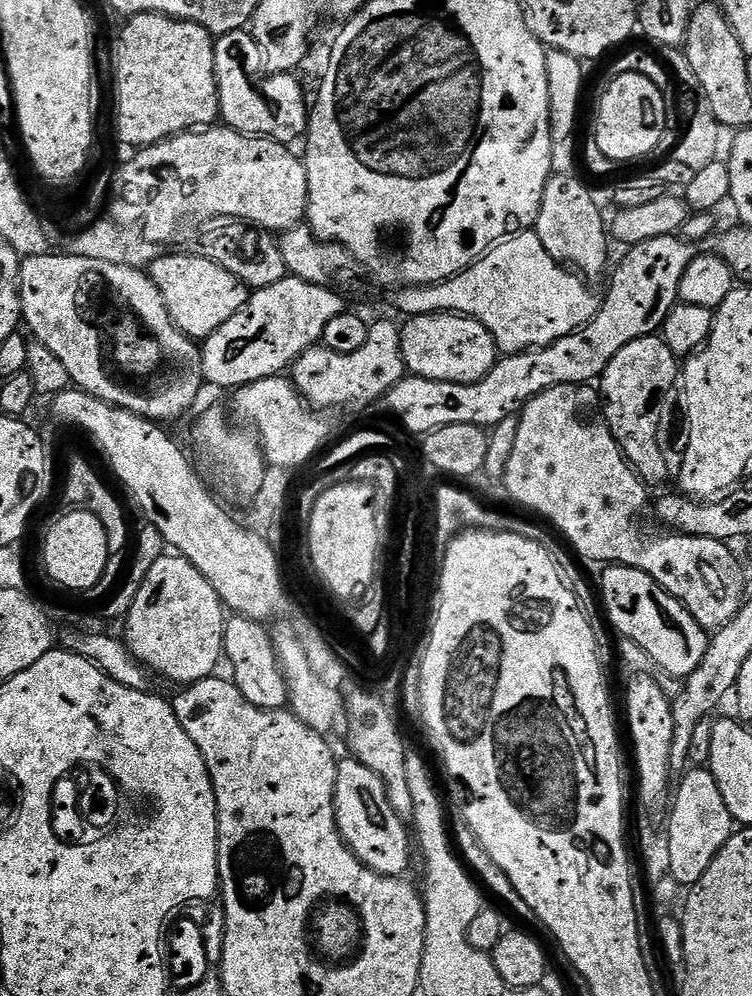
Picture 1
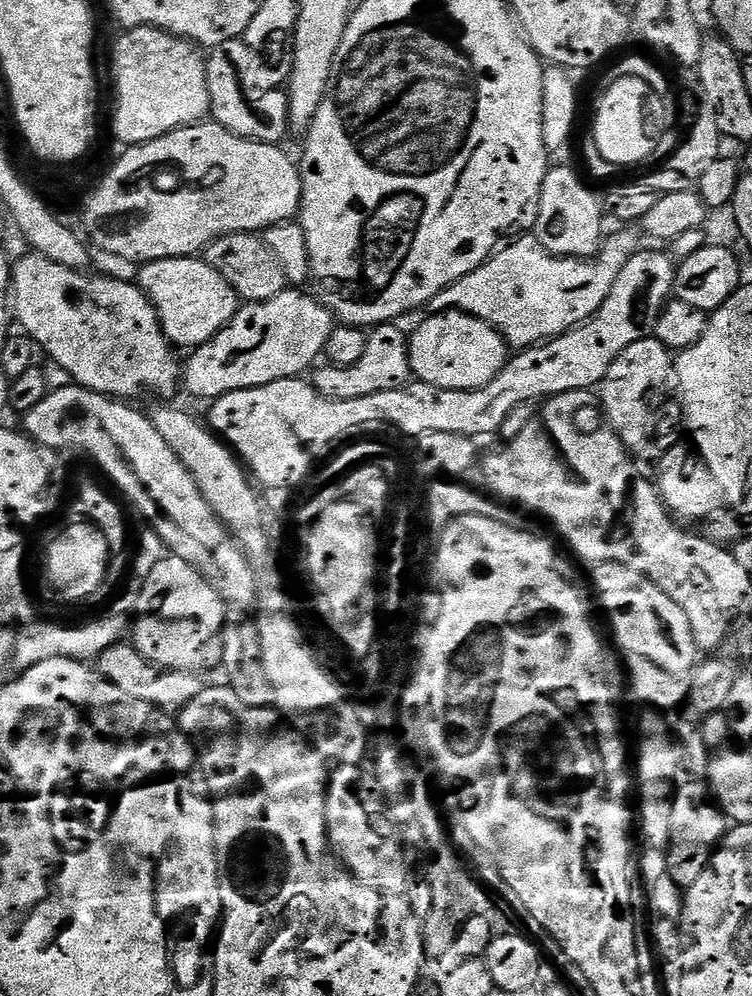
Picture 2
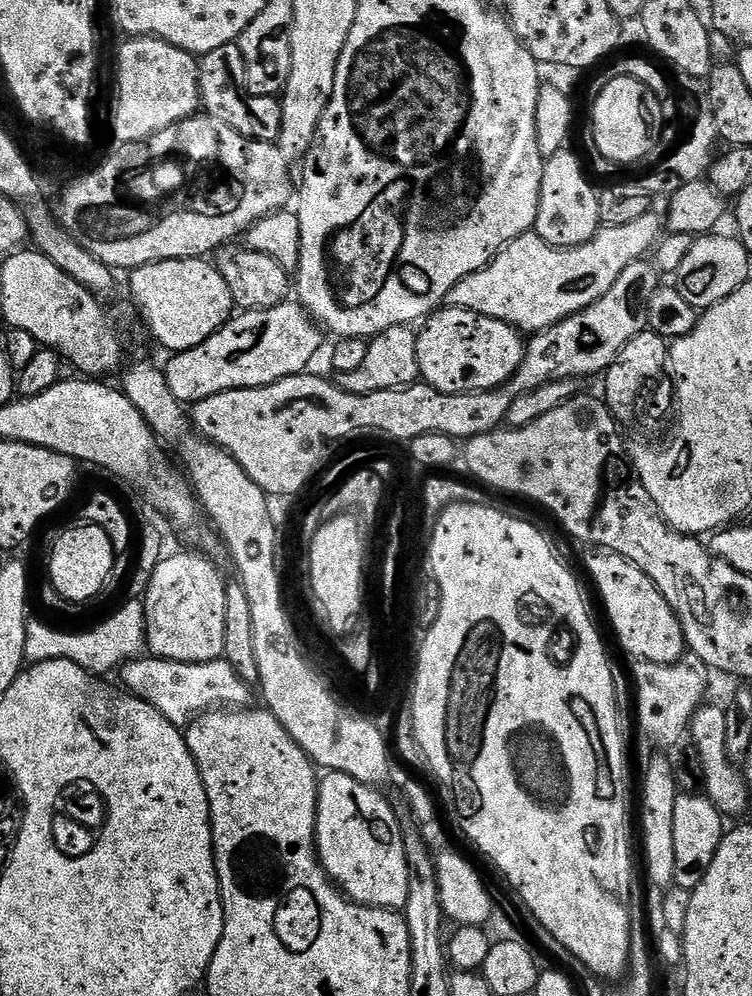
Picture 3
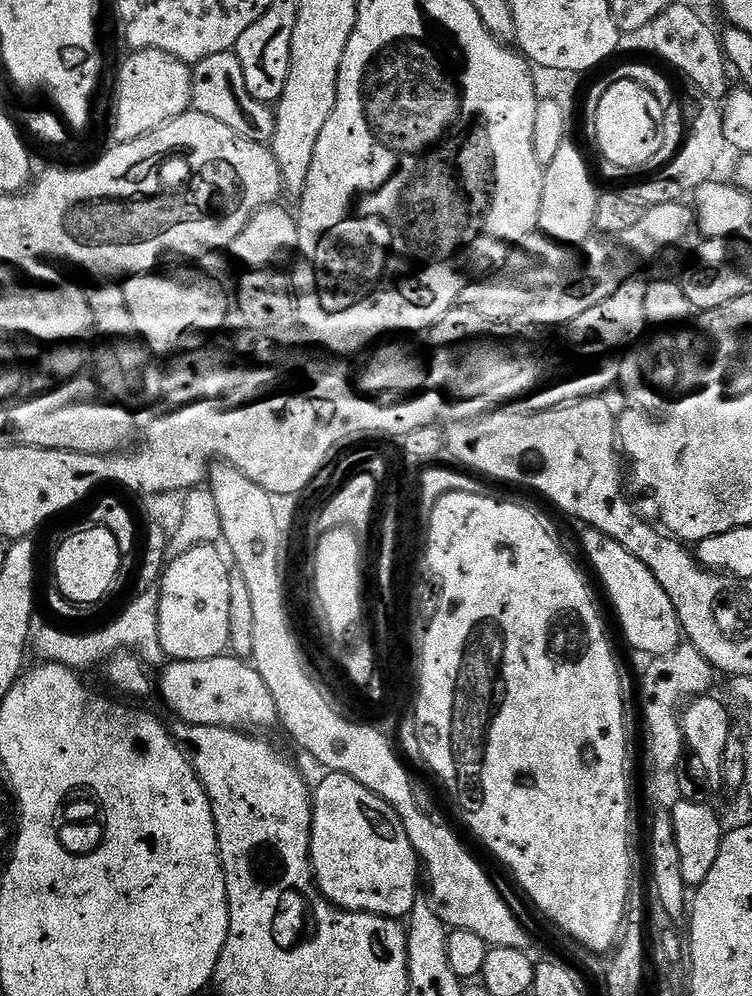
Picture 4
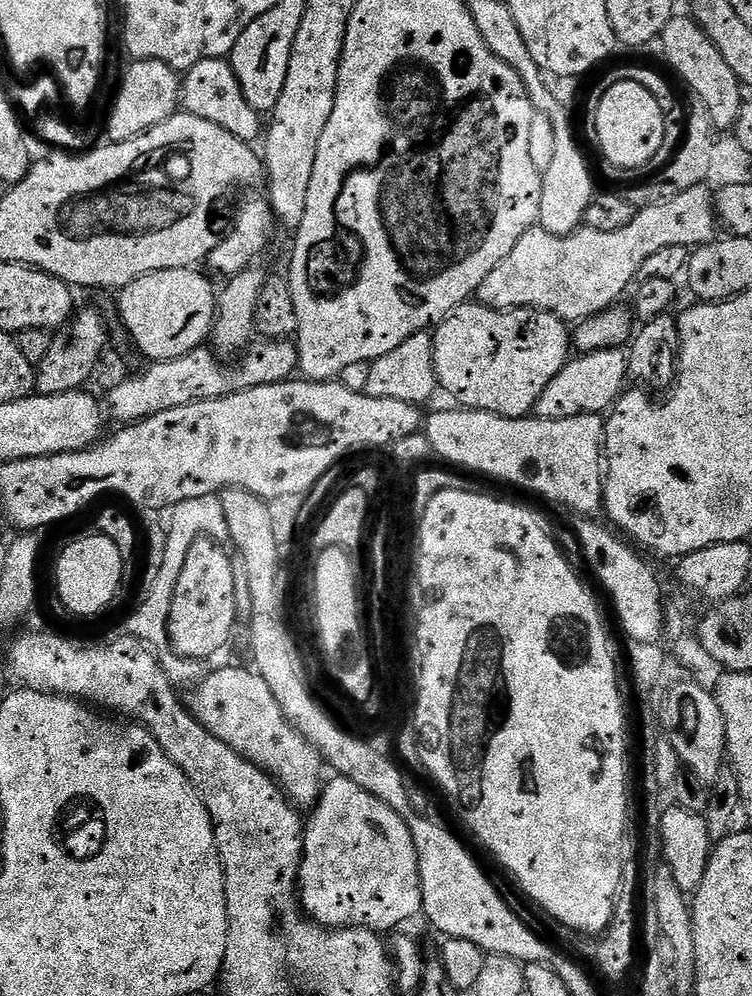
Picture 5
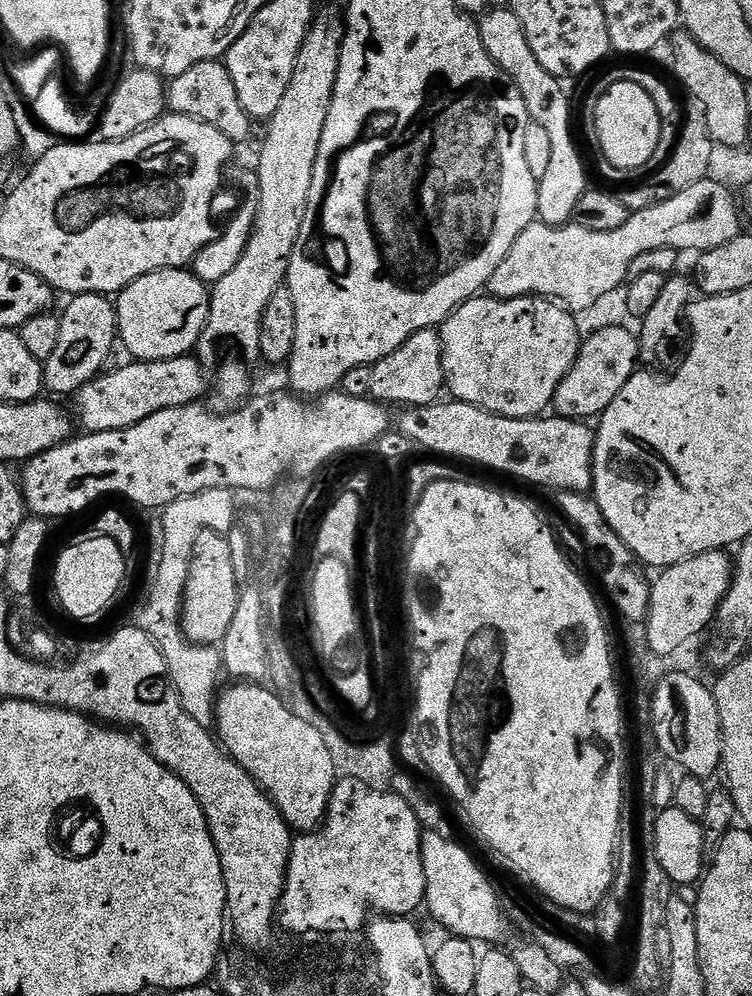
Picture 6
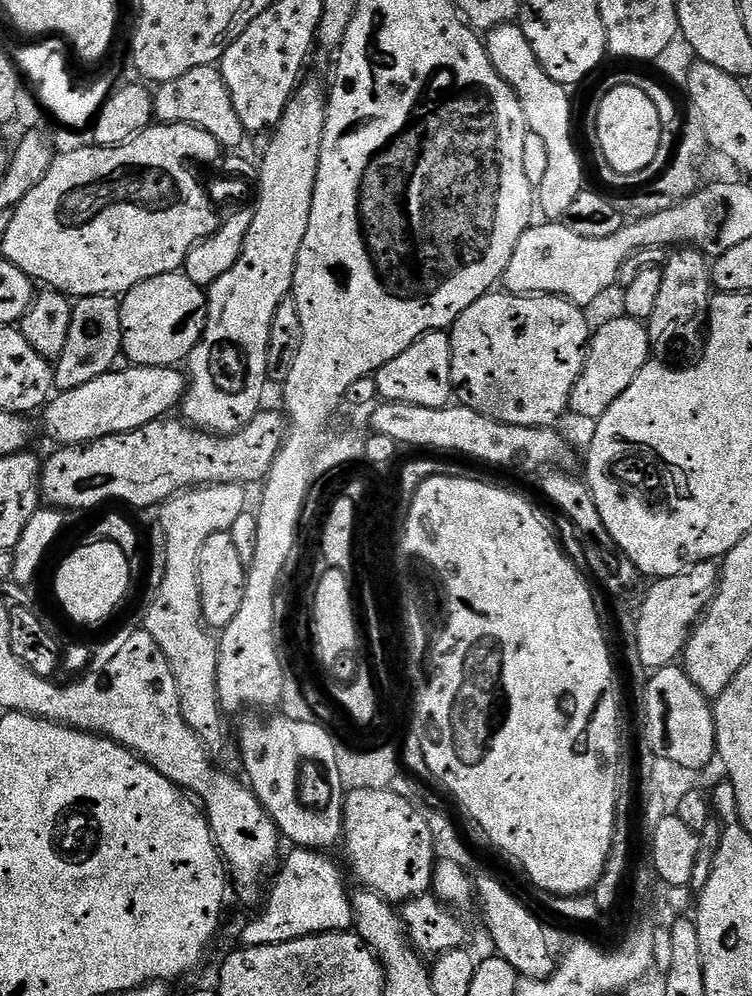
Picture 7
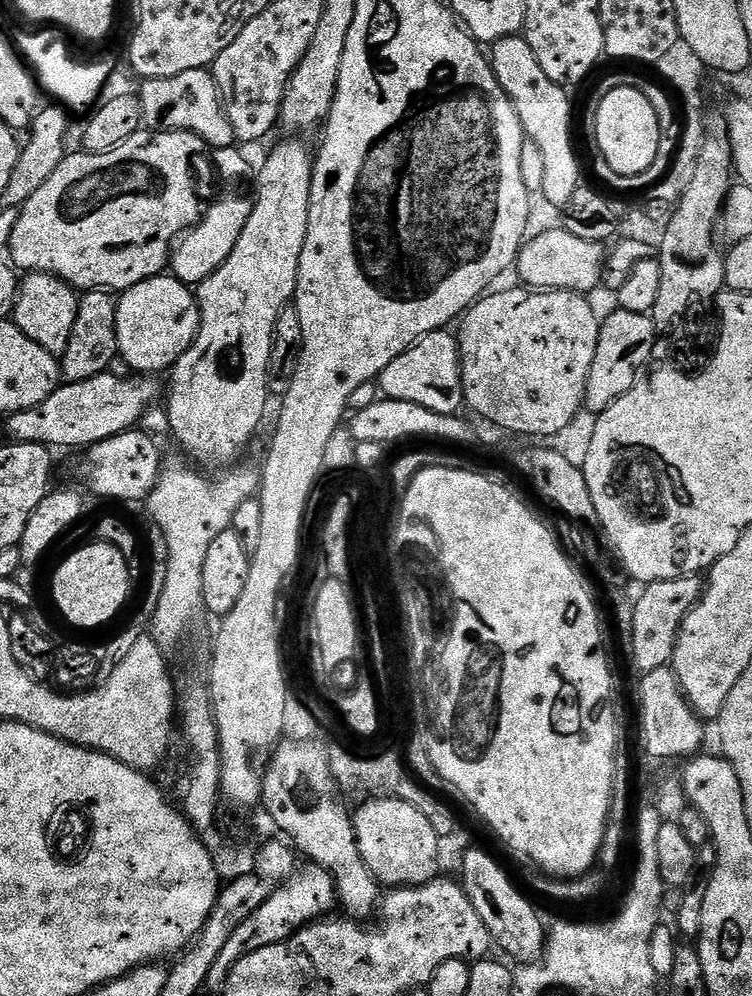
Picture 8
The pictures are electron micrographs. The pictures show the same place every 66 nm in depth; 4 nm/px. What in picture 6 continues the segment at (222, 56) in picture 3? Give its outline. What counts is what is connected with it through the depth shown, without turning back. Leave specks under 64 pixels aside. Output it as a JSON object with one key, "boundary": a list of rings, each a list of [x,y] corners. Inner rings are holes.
{"boundary":[[[220,60],[198,62],[198,66],[190,66],[186,74],[171,77],[166,84],[166,108],[169,113],[193,116],[214,126],[214,130],[222,130],[222,134],[233,142],[246,139],[254,127],[252,117],[242,110],[242,102],[238,99],[238,90],[234,87],[234,78],[230,78],[227,63]]]}

